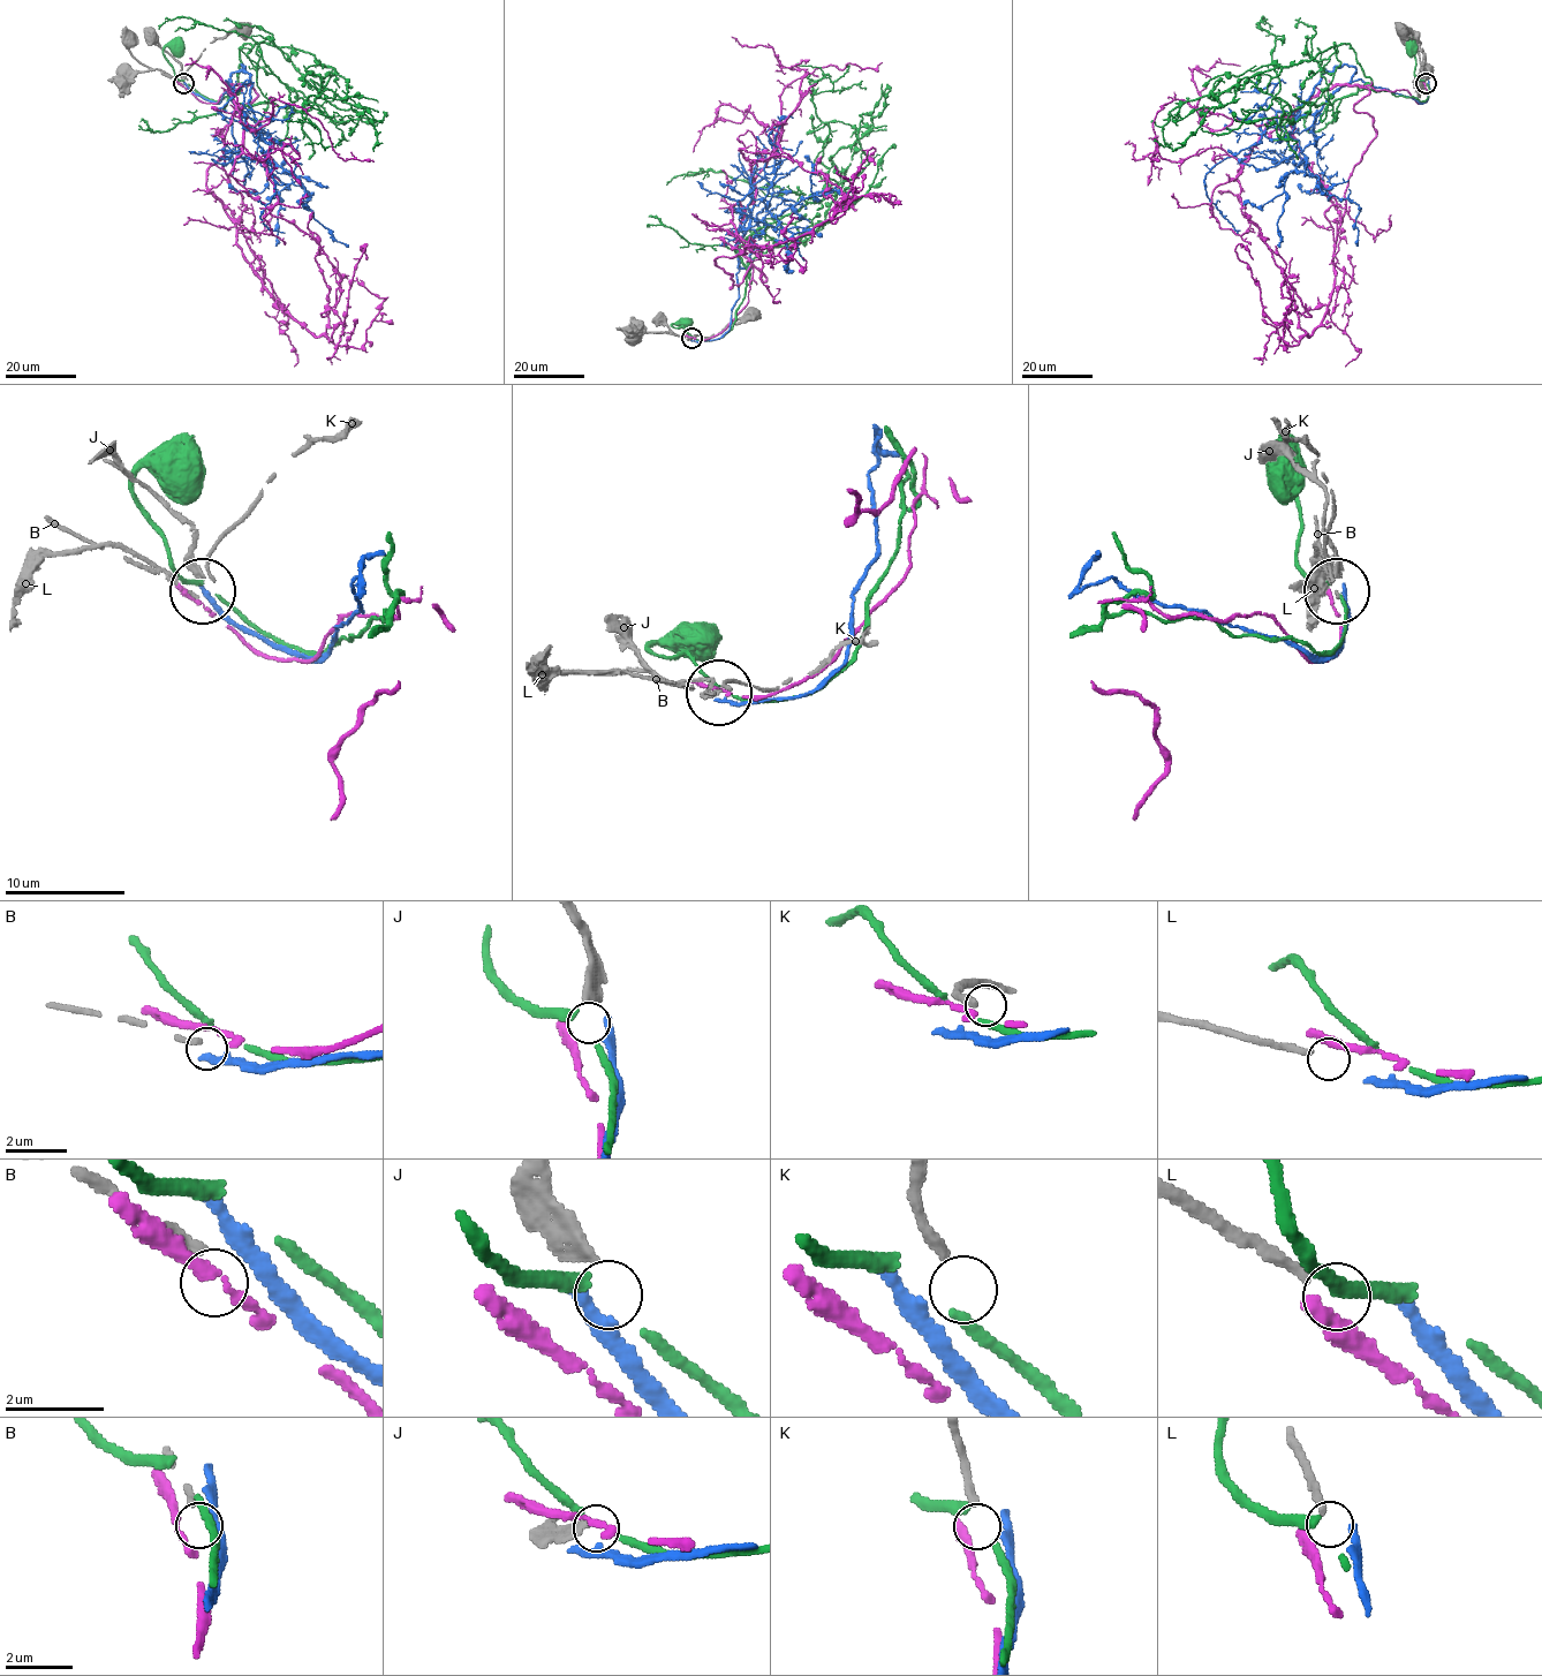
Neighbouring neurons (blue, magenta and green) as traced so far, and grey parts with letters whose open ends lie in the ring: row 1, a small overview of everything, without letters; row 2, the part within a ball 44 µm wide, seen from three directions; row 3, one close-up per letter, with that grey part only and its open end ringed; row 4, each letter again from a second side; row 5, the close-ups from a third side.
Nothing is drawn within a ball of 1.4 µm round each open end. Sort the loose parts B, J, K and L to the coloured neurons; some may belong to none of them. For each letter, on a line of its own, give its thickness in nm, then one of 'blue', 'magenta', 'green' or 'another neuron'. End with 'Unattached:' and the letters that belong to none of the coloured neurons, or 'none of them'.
B: 200 nm thick; another neuron
J: 260 nm thick; blue
K: 240 nm thick; another neuron
L: 240 nm thick; another neuron
Unattached: B, K, L

